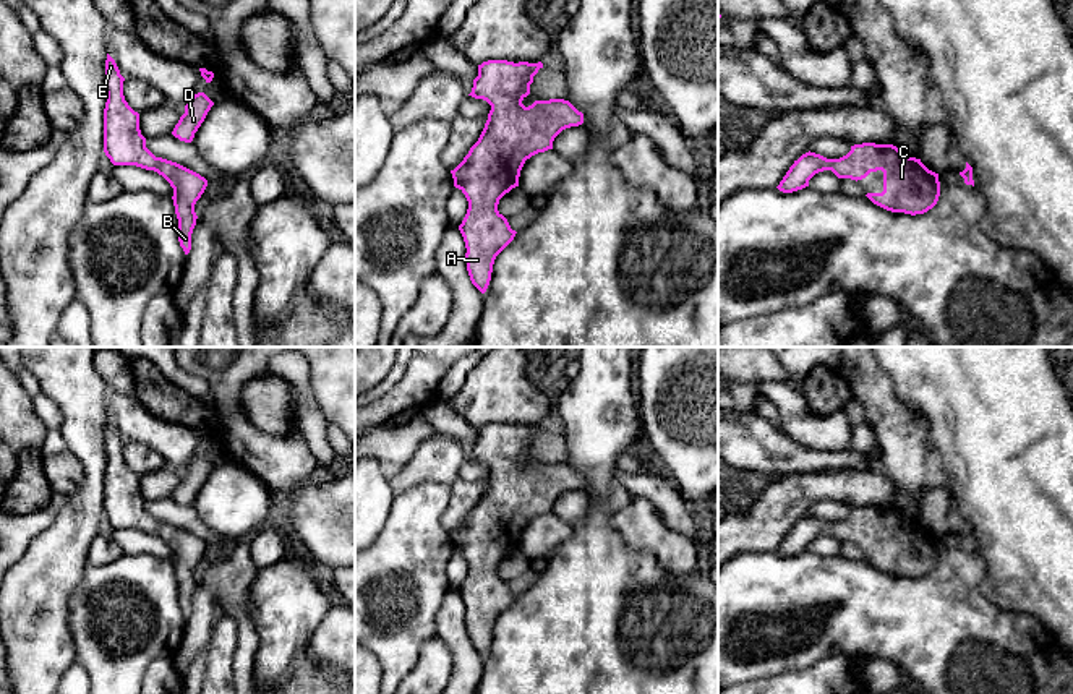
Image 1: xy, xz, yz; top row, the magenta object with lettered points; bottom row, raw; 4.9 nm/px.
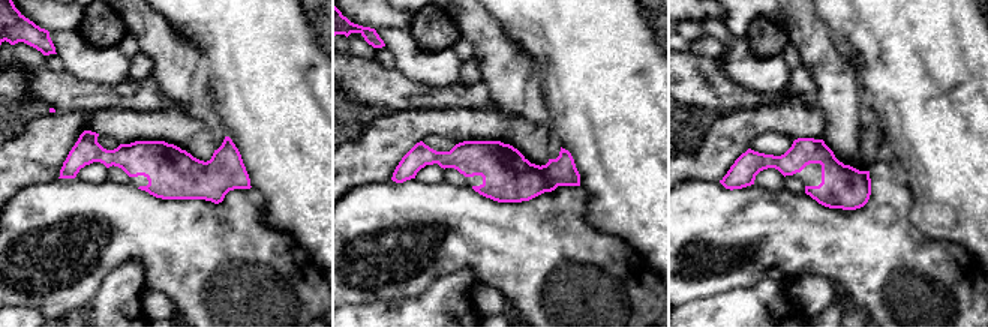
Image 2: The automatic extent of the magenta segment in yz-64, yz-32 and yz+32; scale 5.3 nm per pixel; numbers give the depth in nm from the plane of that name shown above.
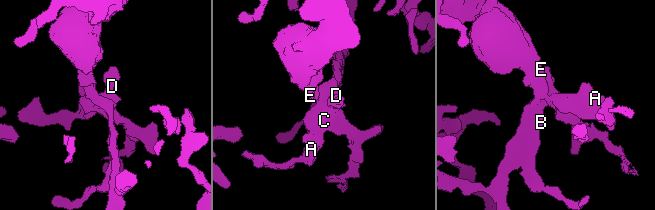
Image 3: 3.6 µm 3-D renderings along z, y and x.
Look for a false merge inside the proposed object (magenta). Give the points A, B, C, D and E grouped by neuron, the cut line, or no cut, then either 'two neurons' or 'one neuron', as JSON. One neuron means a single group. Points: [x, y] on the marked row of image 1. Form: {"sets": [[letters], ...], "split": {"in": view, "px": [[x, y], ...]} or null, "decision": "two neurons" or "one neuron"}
{"sets": [["A", "B", "C", "D", "E"]], "split": null, "decision": "one neuron"}

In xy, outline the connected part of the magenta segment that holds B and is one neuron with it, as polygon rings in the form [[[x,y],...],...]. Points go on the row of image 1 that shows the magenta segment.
[[[107,54],[104,109],[104,152],[113,165],[136,165],[162,175],[173,188],[173,206],[178,219],[178,242],[185,255],[191,250],[191,233],[196,225],[195,204],[204,193],[207,180],[199,174],[162,157],[146,148],[139,130],[139,114],[123,96],[123,81],[115,60]]]

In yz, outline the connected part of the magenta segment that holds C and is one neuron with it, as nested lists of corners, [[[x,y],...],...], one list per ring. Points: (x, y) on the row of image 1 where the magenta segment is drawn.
[[[862,143],[840,159],[827,159],[815,152],[802,154],[789,167],[780,185],[783,193],[809,186],[809,180],[823,170],[831,170],[838,178],[862,180],[870,172],[883,172],[883,191],[866,196],[877,206],[904,214],[924,214],[932,209],[940,196],[938,174],[929,170],[921,159],[903,154],[893,144]]]

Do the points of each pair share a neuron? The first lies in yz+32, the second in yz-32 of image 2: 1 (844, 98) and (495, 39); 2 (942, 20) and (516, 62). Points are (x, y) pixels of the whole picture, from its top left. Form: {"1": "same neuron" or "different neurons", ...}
{"1": "same neuron", "2": "different neurons"}

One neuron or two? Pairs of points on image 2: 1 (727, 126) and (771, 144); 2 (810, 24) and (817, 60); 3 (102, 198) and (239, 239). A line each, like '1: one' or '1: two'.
1: two
2: one
3: one

